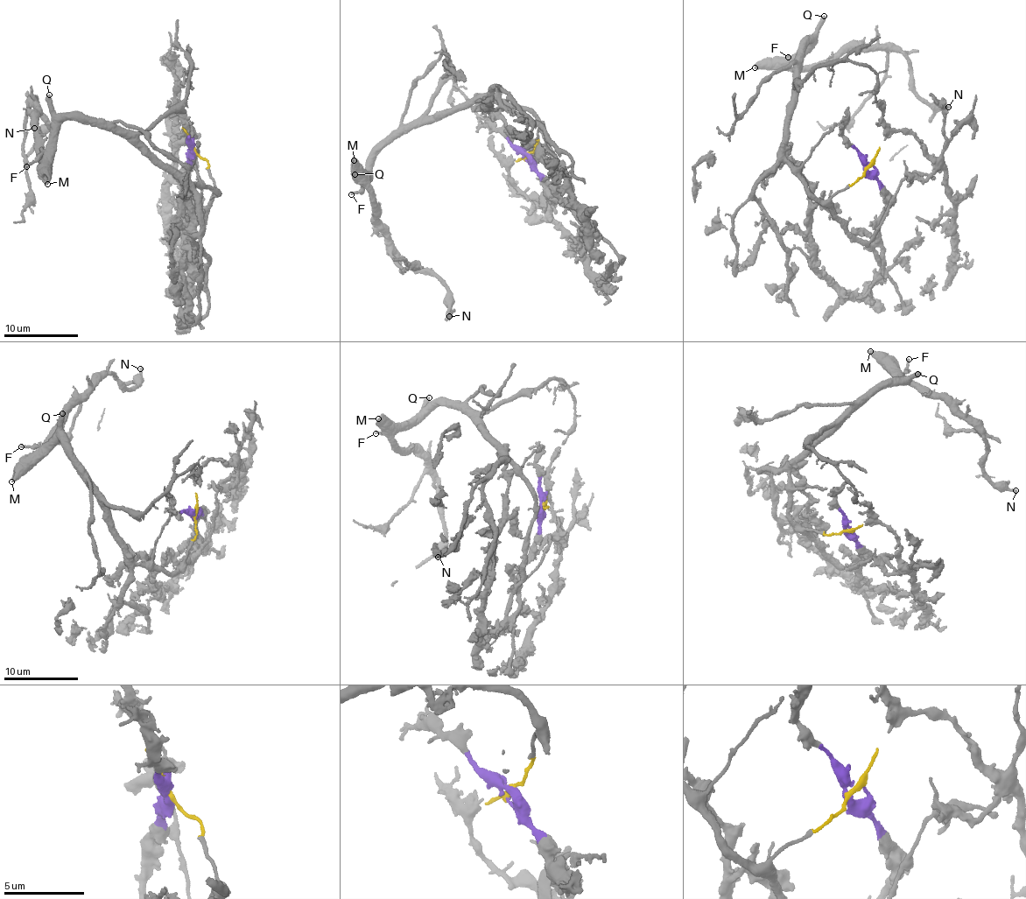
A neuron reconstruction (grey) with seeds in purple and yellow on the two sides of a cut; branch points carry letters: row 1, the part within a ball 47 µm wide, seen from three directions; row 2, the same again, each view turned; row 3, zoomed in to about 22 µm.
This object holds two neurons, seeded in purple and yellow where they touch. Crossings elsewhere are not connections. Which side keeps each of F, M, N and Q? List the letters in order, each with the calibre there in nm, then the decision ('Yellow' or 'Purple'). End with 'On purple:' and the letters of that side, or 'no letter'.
F: Thickness 220 nm. Yellow
M: Thickness 440 nm. Yellow
N: Thickness 240 nm. Yellow
Q: Thickness 400 nm. Yellow
On purple: no letter

